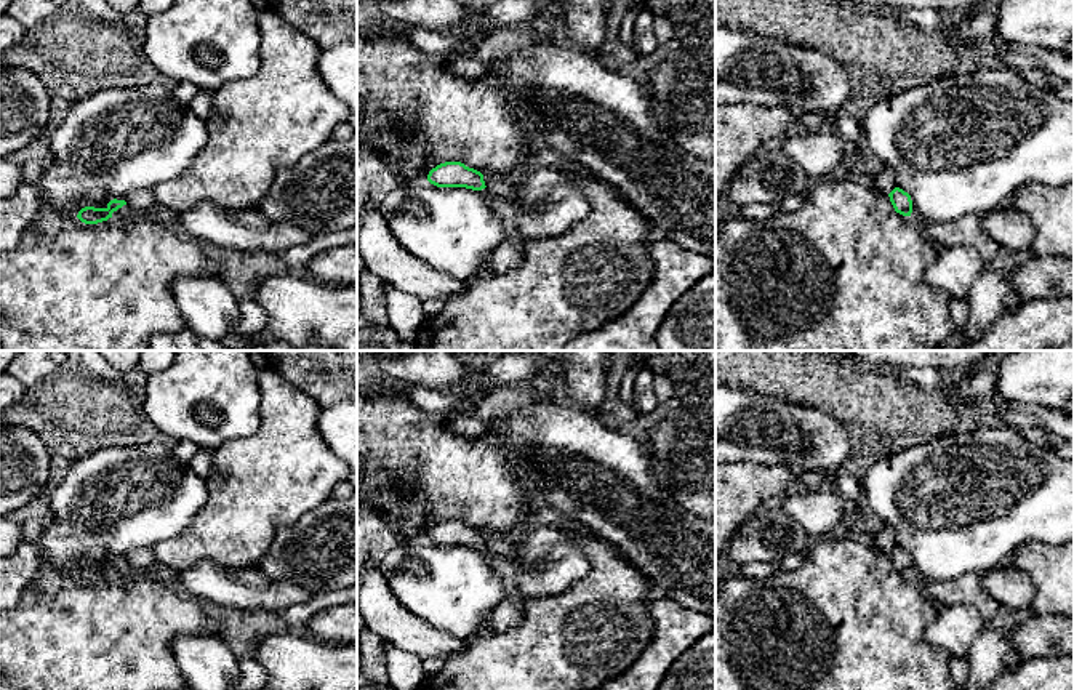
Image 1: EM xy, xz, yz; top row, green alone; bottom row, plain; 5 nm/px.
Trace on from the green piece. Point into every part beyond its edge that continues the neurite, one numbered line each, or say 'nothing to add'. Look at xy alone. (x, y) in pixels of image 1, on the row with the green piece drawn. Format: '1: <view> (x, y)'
1: xy (122, 215)

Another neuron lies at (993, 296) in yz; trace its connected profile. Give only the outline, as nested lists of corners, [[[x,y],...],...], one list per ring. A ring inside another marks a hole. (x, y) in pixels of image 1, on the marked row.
[[[984,269],[968,298],[968,320],[957,331],[972,341],[980,339],[997,320],[1016,314],[1021,306],[1010,271]]]

